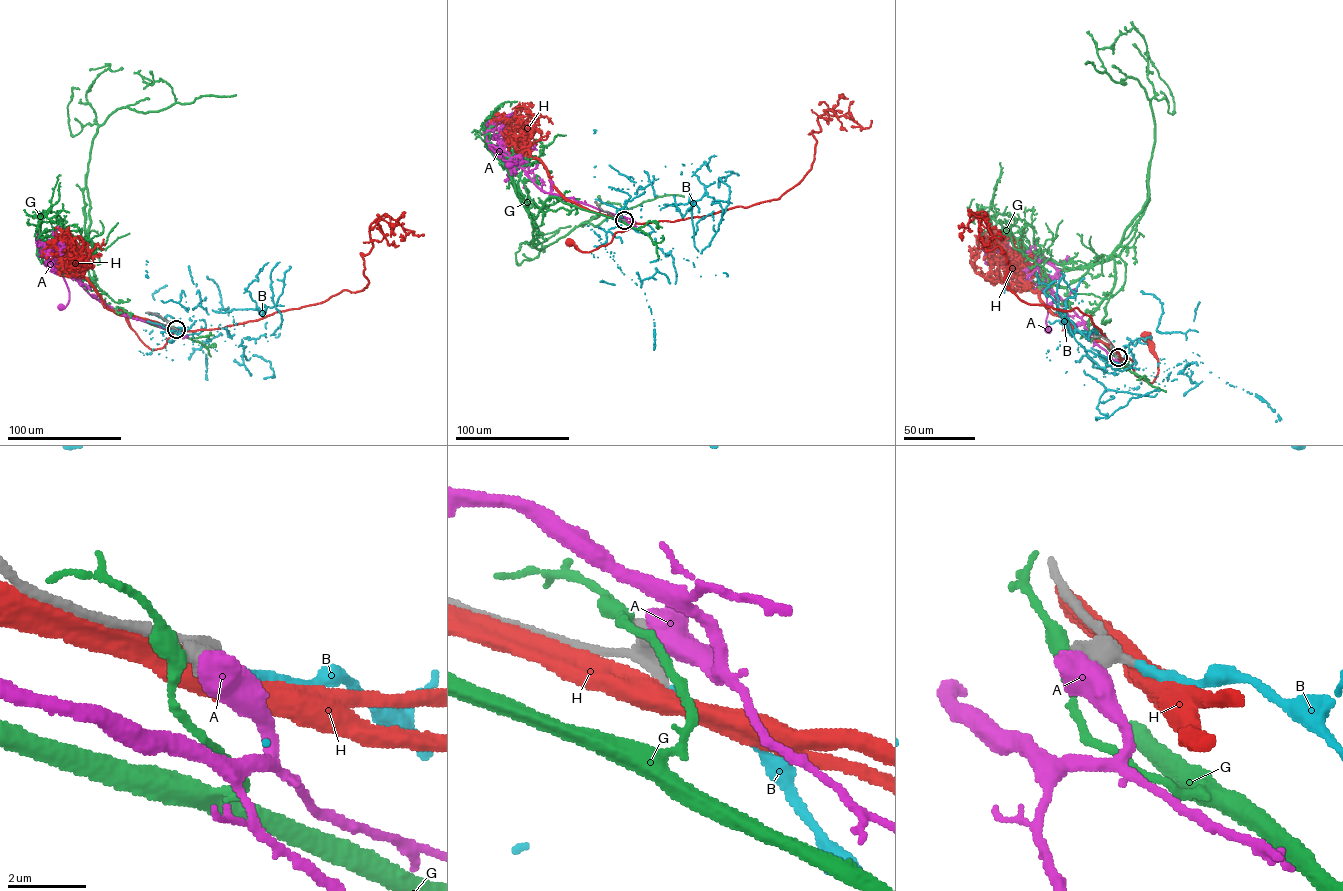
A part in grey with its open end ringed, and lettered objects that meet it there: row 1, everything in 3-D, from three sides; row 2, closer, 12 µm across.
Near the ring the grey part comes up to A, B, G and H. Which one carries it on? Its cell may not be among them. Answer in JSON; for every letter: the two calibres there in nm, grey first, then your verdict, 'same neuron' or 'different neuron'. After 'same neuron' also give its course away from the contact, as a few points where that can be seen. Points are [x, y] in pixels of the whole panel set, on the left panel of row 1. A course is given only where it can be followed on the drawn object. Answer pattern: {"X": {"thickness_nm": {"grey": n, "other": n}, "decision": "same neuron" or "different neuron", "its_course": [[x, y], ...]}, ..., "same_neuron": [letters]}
{"A": {"thickness_nm": {"grey": 500, "other": 800}, "decision": "different neuron"}, "B": {"thickness_nm": {"grey": 420, "other": 220}, "decision": "same neuron", "its_course": [[177, 329], [201, 298], [209, 314], [273, 302], [281, 315], [248, 360], [197, 341], [207, 380]]}, "G": {"thickness_nm": {"grey": 440, "other": 360}, "decision": "different neuron"}, "H": {"thickness_nm": {"grey": 420, "other": 600}, "decision": "different neuron"}, "same_neuron": ["B"]}

